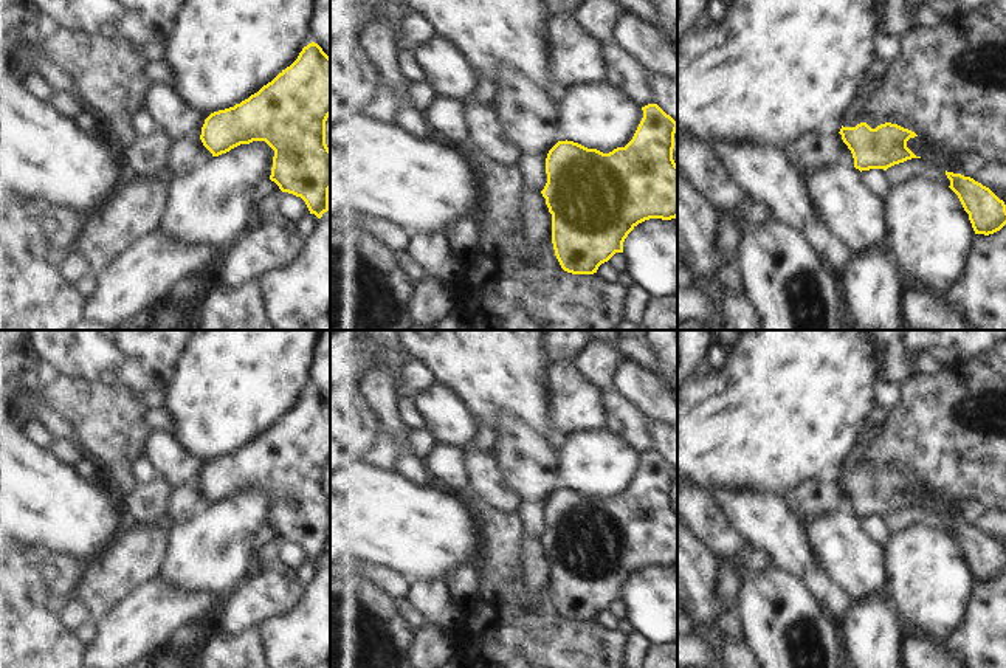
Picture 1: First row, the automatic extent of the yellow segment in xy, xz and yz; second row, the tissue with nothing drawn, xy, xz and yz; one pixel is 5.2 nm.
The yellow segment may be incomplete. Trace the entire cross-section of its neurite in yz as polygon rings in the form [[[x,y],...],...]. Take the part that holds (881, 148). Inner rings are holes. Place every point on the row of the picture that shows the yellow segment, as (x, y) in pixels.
[[[866,122],[856,127],[843,127],[839,132],[853,153],[854,167],[862,170],[884,169],[916,157],[907,141],[918,136],[897,124],[885,122],[871,129]]]

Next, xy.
[[[312,42],[298,59],[257,93],[234,107],[211,113],[202,127],[203,146],[219,157],[240,144],[265,141],[273,150],[270,180],[282,192],[301,197],[318,219],[329,211],[330,149],[326,121],[330,116],[330,57]]]

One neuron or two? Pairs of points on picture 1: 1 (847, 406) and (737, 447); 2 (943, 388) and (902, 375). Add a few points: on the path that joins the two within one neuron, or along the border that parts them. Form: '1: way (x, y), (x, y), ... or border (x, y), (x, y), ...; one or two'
1: way (819, 406), (786, 406), (764, 422); one
2: border (915, 377), (902, 389); two

